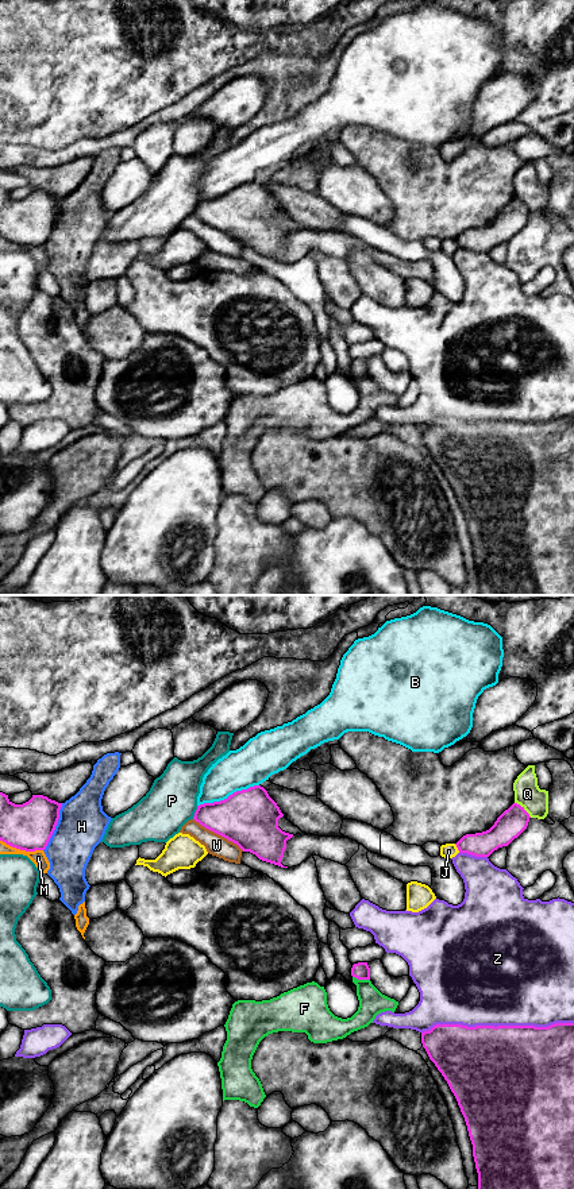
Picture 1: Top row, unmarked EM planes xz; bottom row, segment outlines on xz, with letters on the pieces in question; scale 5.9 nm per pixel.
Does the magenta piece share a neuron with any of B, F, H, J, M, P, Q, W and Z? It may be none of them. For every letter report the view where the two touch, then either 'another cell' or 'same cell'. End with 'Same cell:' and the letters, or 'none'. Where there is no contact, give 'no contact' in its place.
B: meets magenta in xz; another cell
F: meets magenta in xz; same cell
H: meets magenta in xz; another cell
J: meets magenta in xz; another cell
M: meets magenta in xz; another cell
P: meets magenta in xz; another cell
Q: meets magenta in xz; another cell
W: meets magenta in xz; another cell
Z: meets magenta in xz; another cell
Same cell: F

